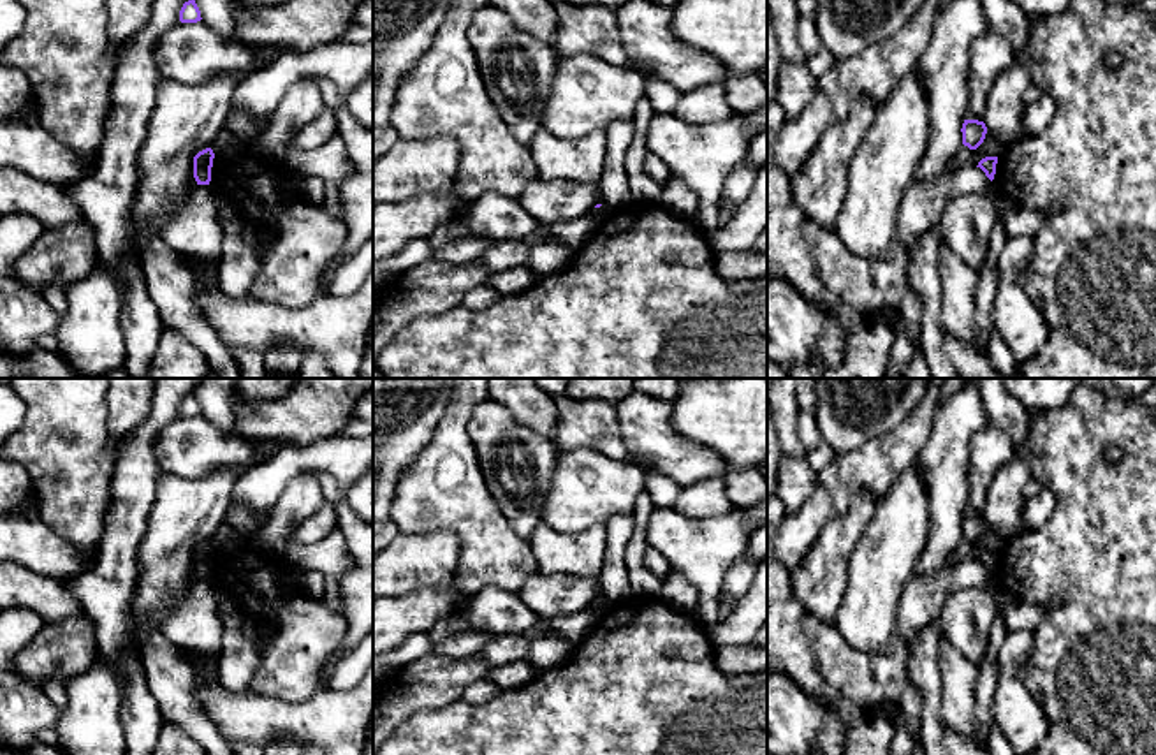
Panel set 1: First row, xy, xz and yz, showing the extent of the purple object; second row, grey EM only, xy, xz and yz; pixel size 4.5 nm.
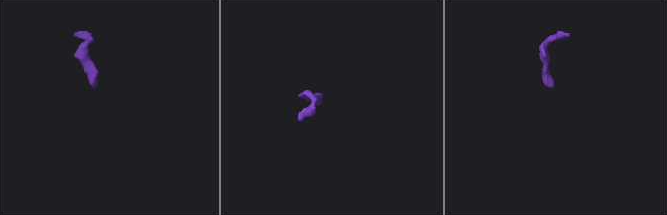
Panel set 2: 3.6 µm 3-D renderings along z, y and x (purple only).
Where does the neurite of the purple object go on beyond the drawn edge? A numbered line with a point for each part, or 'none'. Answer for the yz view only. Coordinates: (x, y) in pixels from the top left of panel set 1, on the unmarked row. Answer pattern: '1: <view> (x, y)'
none

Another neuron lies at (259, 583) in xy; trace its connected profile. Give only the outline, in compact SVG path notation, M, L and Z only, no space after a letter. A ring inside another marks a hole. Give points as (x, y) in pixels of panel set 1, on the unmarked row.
M250 539L232 554L215 549L209 579L218 591L227 591L236 598L245 619L255 619L271 628L271 635L257 646L260 663L253 674L253 692L269 699L304 702L320 688L318 671L326 658L341 646L348 625L341 612L334 612L303 588L290 591L292 572L287 560L264 554Z

